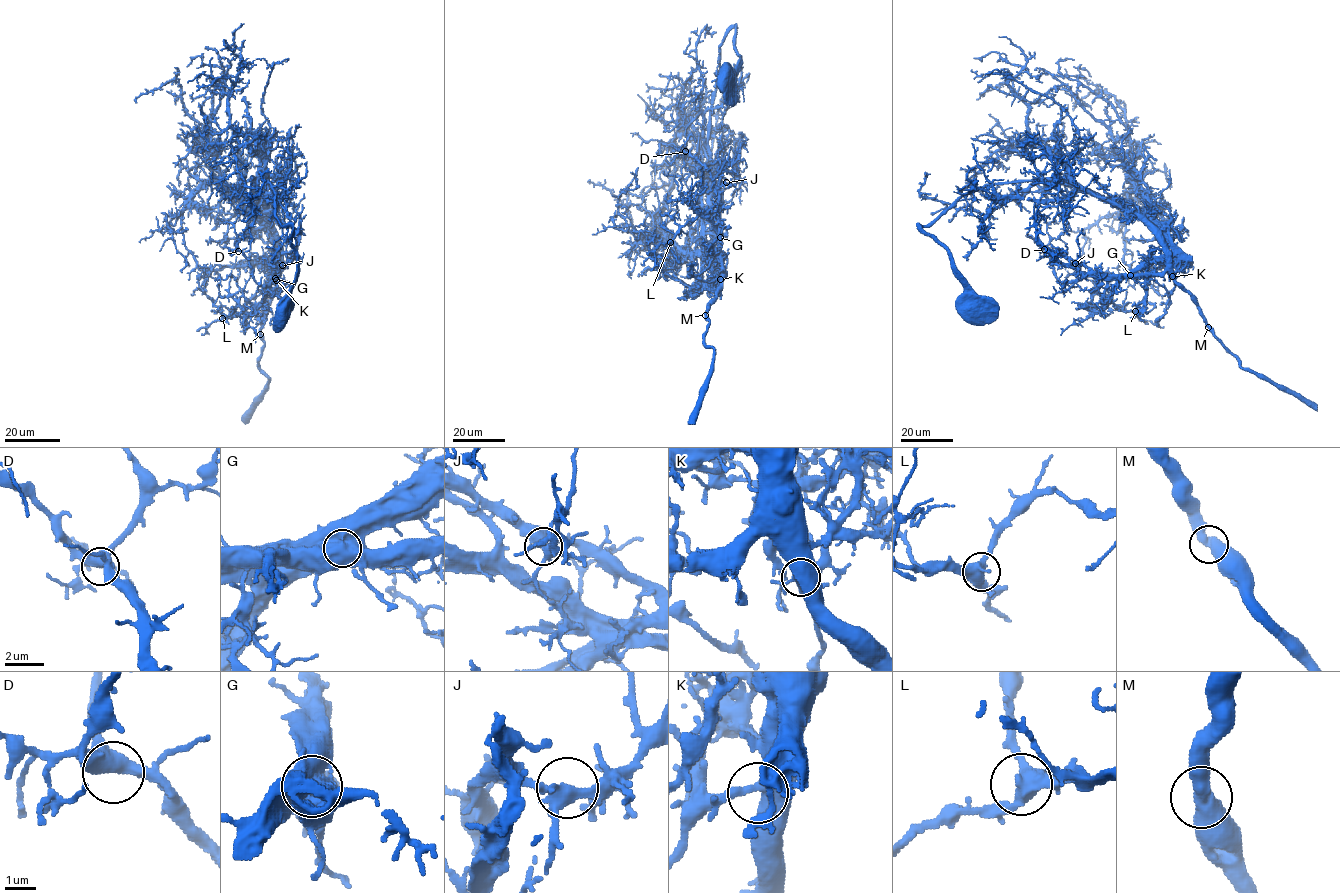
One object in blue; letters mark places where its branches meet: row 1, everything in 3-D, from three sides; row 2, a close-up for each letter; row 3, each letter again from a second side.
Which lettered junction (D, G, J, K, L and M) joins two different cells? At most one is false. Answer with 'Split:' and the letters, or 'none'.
Split: G

